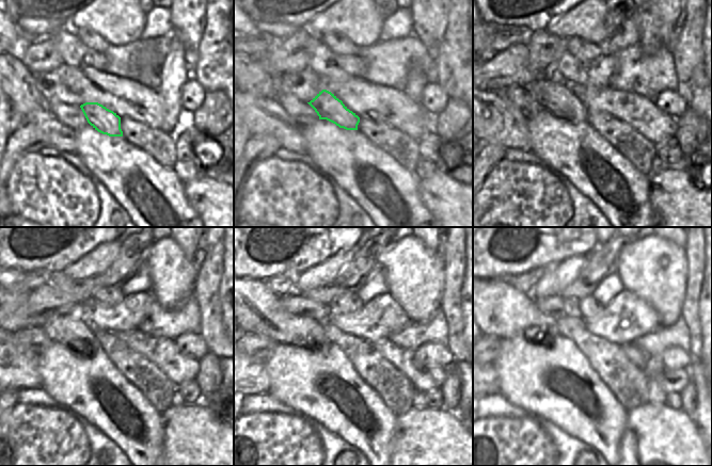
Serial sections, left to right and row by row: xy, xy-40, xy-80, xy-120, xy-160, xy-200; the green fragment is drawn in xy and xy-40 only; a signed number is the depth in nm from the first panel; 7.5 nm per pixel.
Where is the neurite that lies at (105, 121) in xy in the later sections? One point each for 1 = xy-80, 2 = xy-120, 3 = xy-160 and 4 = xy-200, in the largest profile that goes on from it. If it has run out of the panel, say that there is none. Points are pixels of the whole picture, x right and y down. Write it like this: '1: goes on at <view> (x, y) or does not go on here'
1: goes on at xy-80 (555, 96)
2: goes on at xy-120 (70, 331)
3: goes on at xy-160 (258, 312)
4: goes on at xy-200 (508, 314)

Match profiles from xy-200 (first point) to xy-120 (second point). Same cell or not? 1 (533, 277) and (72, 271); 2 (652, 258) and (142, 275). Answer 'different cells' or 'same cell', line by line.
1: different cells
2: different cells

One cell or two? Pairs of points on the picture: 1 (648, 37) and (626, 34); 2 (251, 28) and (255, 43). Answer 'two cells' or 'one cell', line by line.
1: two cells
2: two cells

